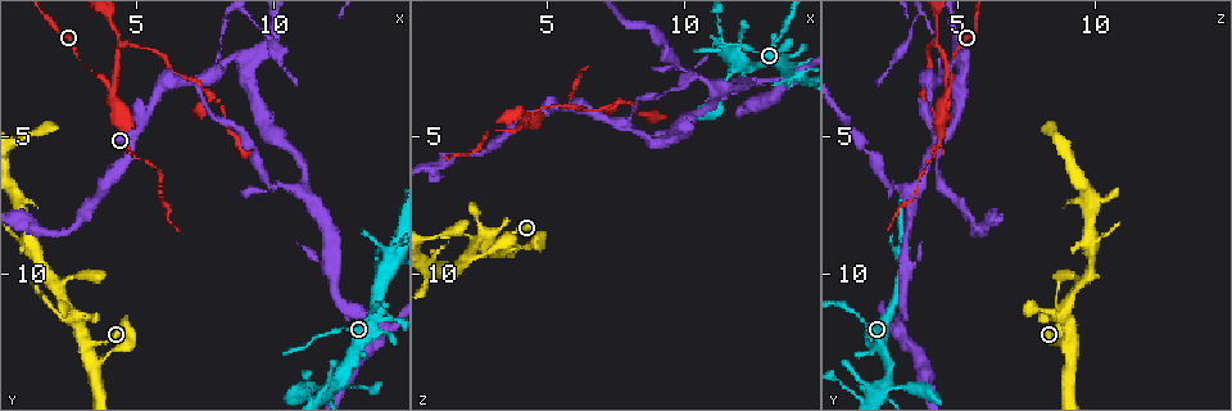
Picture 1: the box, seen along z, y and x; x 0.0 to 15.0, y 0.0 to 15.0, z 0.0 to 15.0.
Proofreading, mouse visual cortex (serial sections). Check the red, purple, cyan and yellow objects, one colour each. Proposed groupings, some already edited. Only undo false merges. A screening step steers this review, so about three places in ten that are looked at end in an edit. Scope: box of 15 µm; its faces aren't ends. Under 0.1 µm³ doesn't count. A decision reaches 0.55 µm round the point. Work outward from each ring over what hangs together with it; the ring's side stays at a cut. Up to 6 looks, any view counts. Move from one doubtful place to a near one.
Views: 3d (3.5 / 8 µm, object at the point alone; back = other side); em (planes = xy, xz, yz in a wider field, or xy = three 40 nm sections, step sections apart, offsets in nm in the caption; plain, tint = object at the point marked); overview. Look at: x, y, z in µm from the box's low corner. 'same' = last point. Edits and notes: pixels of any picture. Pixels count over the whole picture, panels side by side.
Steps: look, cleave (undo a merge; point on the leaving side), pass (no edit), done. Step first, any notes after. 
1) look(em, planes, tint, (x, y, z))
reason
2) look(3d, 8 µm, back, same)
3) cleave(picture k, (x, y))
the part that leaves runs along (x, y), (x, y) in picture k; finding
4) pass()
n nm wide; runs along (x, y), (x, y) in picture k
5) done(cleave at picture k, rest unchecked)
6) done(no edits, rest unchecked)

look(3d, 3.5 µm, (2.6, 11.4, 8.8))
branch point

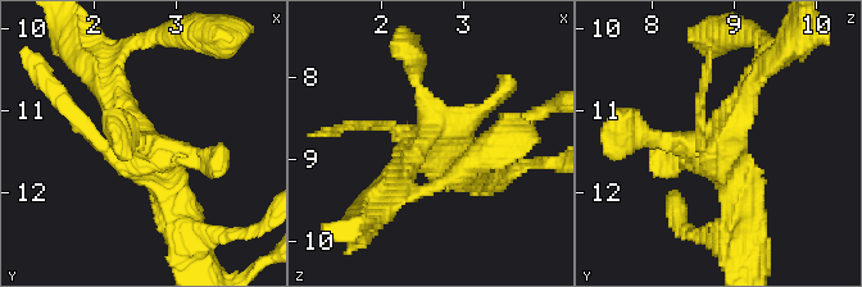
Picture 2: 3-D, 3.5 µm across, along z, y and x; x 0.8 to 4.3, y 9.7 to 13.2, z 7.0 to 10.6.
look(em, xy, step 3, tint, (2.50, 11.45, 8.80))
need the tissue

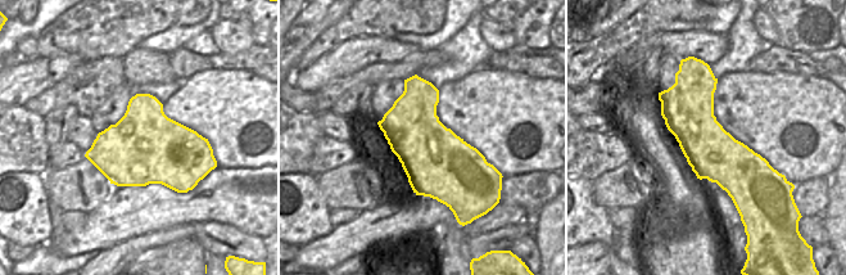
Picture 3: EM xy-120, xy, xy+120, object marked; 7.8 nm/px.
pass()
runs along (180, 214), (125, 135), (109, 76) in picture 2; all the same cell

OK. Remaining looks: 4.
look(em, xy, step 3, tint, (3.9, 3.0, 4.8))
sharp bend

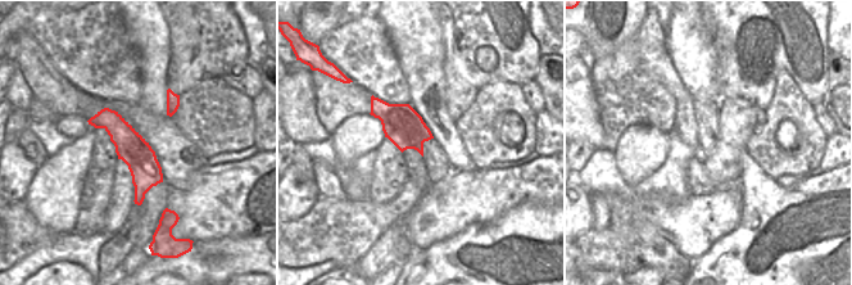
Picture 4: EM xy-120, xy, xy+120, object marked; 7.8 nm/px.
look(3d, 3.5 µm, same)
wider look

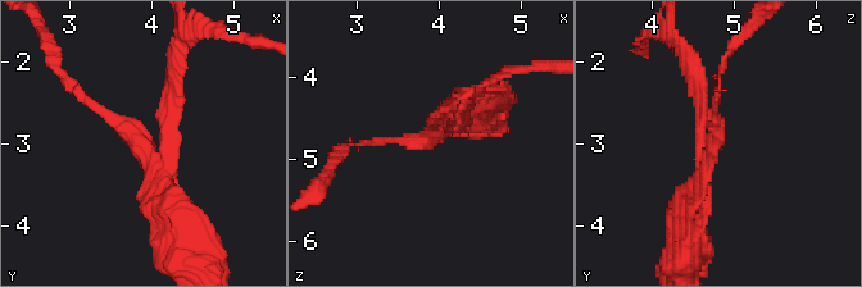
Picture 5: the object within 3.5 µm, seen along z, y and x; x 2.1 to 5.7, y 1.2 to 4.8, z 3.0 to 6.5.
cleave(picture 5, (169, 105))
the part that leaves runs along (164, 147), (172, 57), (184, 37) in picture 5; two cells meet here

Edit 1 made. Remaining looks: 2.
done(cleave at picture 5, rest unchecked)

